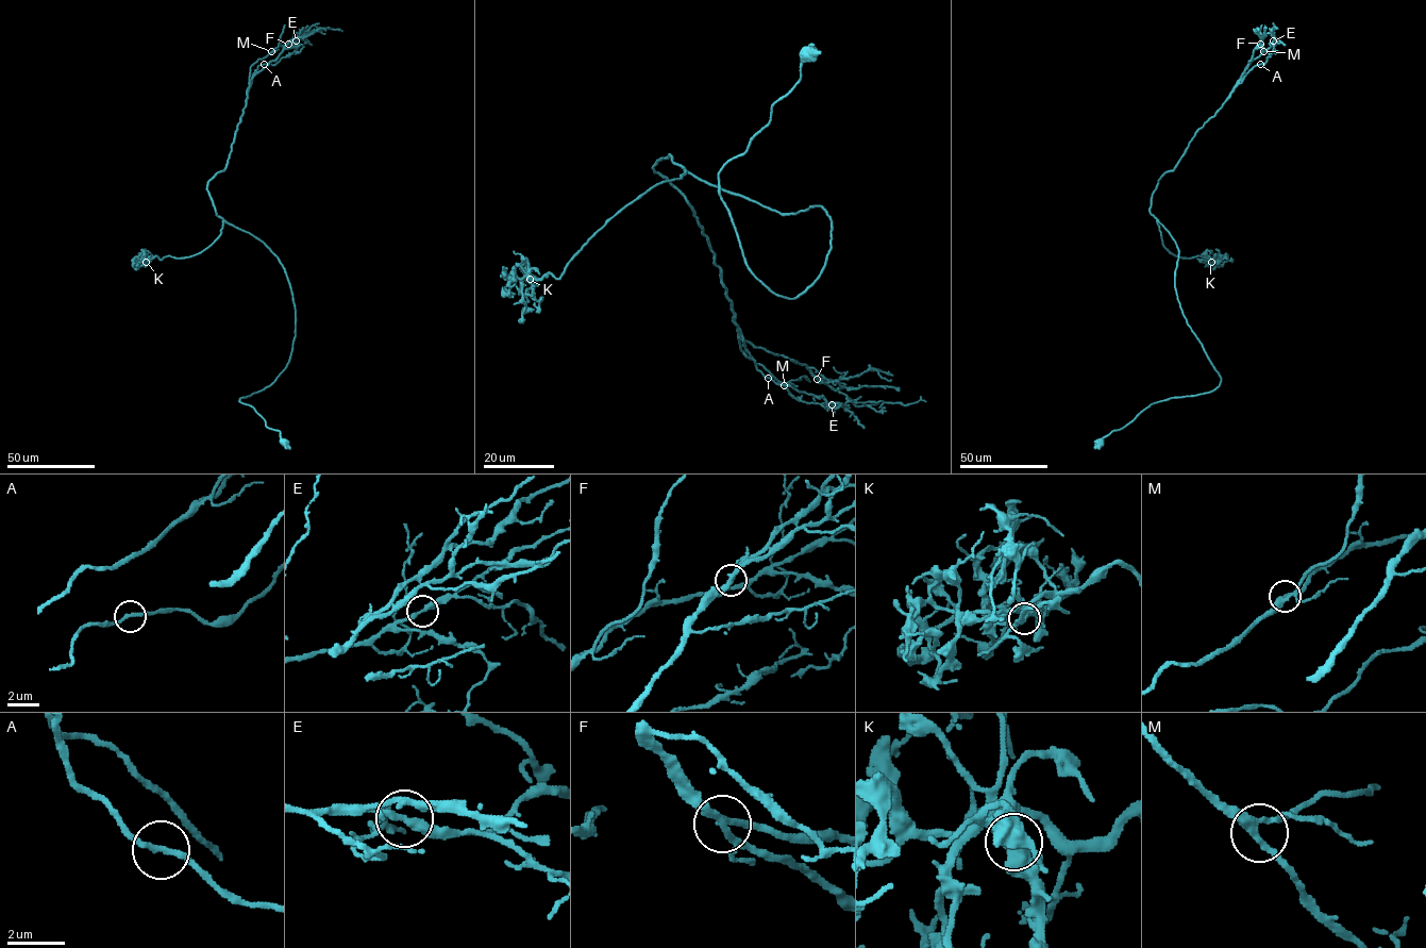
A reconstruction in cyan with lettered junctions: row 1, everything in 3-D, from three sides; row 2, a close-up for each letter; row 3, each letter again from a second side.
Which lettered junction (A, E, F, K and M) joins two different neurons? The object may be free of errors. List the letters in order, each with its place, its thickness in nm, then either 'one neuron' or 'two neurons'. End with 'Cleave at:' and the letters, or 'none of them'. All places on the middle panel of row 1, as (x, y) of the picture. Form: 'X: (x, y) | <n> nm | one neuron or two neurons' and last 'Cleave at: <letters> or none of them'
A: (768, 378) | 200 nm | one neuron
E: (832, 404) | 240 nm | one neuron
F: (817, 379) | 240 nm | one neuron
K: (530, 279) | 420 nm | one neuron
M: (784, 385) | 280 nm | one neuron
Cleave at: none of them

